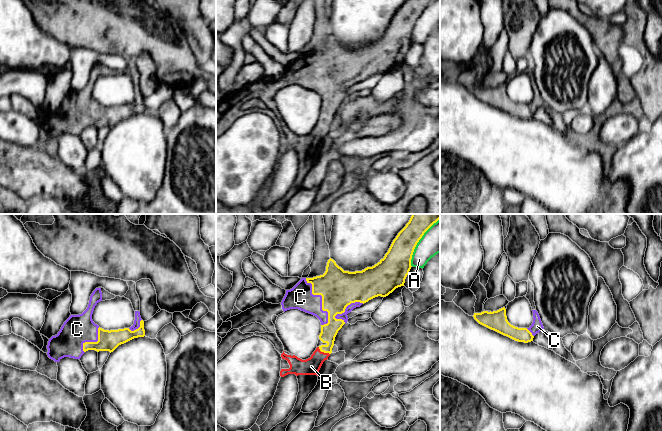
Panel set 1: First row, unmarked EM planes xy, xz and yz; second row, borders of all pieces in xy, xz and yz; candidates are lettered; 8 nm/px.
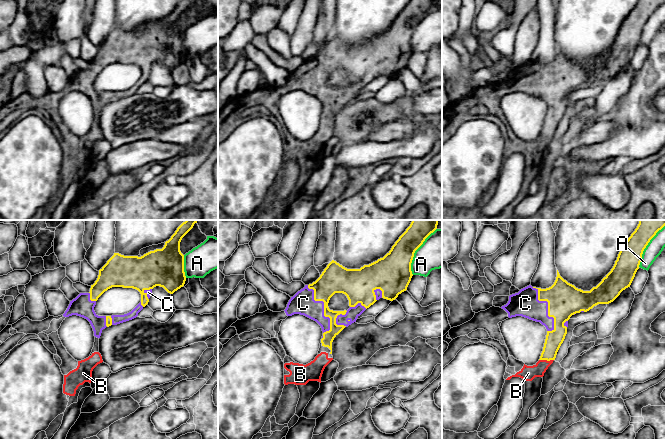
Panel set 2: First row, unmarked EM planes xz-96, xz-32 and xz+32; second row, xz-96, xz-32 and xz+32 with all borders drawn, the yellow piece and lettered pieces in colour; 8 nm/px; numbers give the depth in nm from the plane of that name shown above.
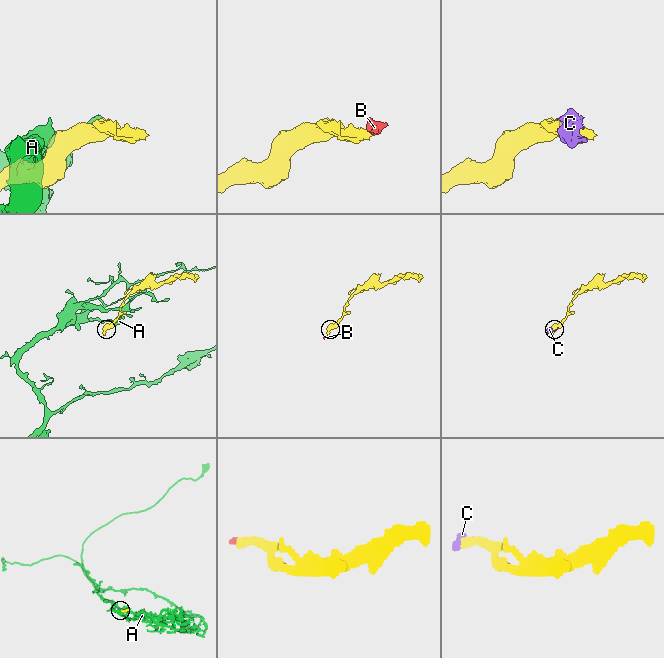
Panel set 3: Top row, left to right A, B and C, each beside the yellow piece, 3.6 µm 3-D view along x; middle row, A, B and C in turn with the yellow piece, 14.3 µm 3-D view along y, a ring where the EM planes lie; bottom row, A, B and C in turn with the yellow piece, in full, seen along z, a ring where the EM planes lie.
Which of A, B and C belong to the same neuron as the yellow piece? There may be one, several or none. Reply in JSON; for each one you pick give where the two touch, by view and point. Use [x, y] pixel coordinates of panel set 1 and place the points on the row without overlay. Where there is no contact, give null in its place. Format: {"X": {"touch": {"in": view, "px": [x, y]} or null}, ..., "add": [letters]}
{"B": {"touch": {"in": "xz", "px": [323, 127]}}, "C": {"touch": {"in": "xz", "px": [322, 75]}}, "add": ["B", "C"]}

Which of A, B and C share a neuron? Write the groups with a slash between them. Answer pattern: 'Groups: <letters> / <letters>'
Groups: A / B C

